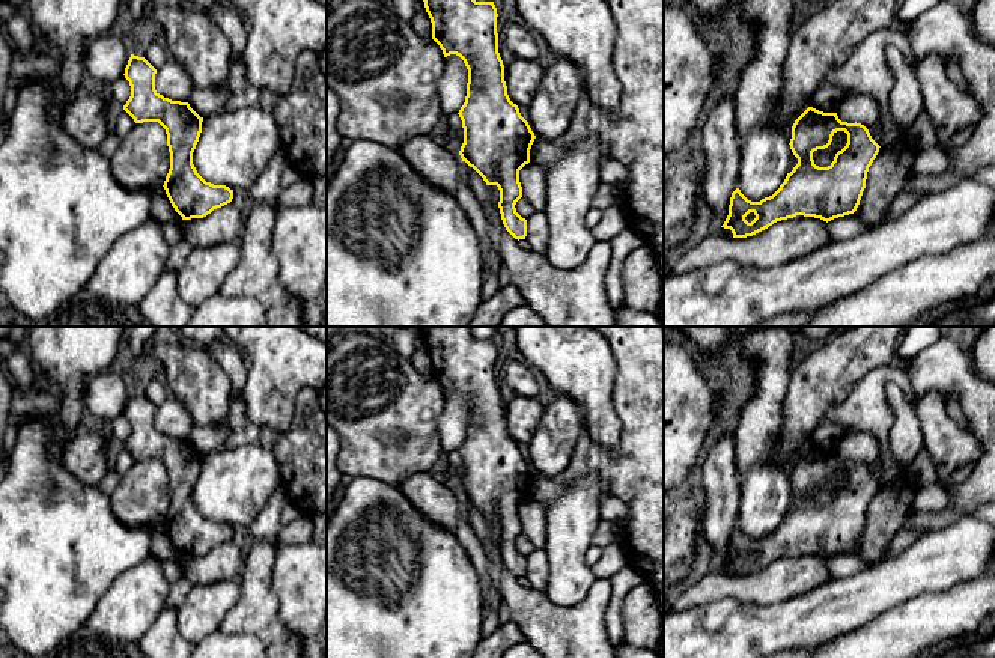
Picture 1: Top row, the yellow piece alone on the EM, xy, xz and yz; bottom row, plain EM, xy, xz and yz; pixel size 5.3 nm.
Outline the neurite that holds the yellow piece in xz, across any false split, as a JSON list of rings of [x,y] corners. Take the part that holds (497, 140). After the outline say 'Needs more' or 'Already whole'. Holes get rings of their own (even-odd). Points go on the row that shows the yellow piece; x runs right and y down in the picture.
[[[423,0],[426,12],[432,23],[432,39],[443,50],[444,57],[450,54],[459,56],[468,69],[467,96],[459,110],[459,117],[464,128],[464,143],[459,155],[470,167],[473,167],[486,182],[486,185],[497,185],[500,190],[500,214],[506,230],[515,239],[525,239],[527,220],[516,212],[516,202],[522,197],[522,187],[519,182],[519,170],[530,163],[530,149],[536,139],[528,122],[521,116],[519,108],[507,95],[504,81],[504,65],[498,53],[497,33],[497,8],[494,2],[476,0]]]. Already whole

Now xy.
[[[131,54],[125,78],[131,96],[123,110],[135,123],[158,122],[167,134],[170,169],[164,181],[166,194],[182,220],[203,218],[232,202],[233,190],[206,182],[193,164],[193,152],[202,133],[200,117],[188,102],[172,101],[155,90],[157,69]]]. Already whole

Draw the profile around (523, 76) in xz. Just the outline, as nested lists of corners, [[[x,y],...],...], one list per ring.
[[[516,57],[504,69],[507,95],[518,107],[528,107],[543,77],[543,68],[536,60]]]

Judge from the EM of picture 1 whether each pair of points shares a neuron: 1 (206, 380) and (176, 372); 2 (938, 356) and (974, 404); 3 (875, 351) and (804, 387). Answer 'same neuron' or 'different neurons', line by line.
1: same neuron
2: same neuron
3: same neuron

